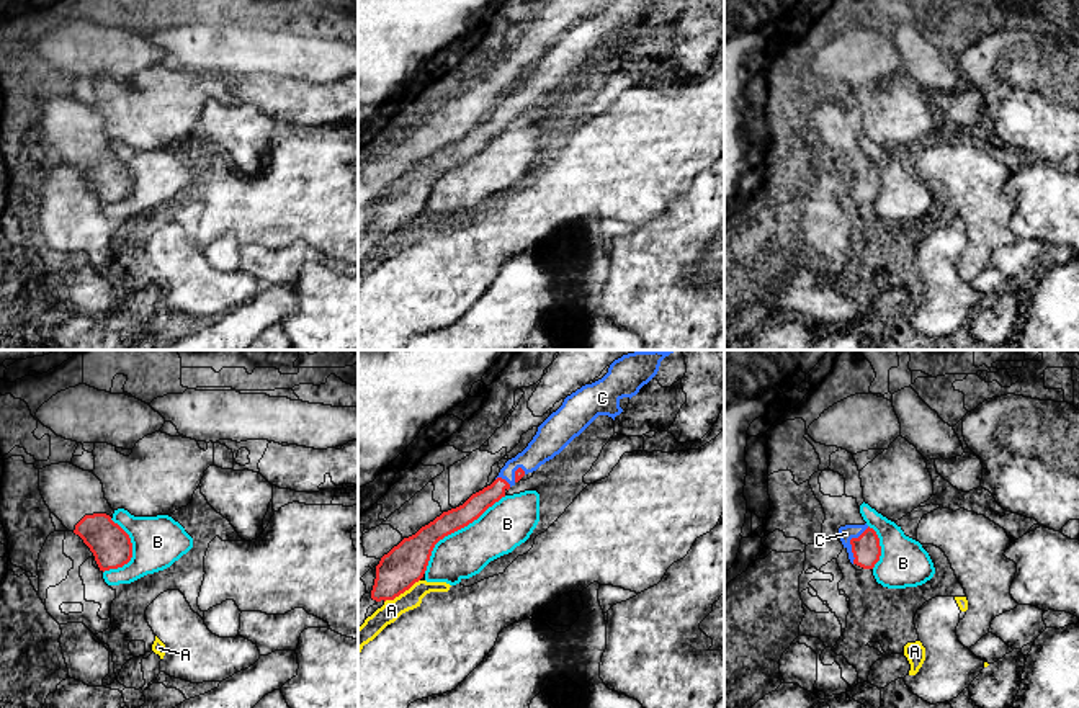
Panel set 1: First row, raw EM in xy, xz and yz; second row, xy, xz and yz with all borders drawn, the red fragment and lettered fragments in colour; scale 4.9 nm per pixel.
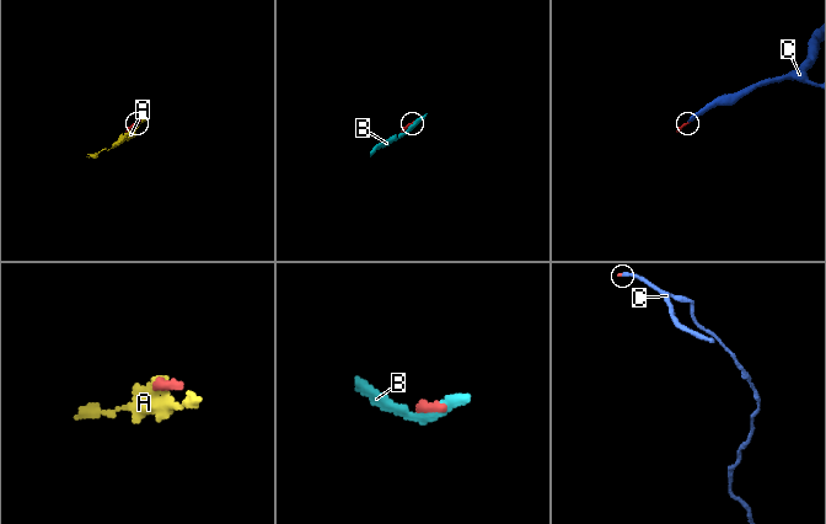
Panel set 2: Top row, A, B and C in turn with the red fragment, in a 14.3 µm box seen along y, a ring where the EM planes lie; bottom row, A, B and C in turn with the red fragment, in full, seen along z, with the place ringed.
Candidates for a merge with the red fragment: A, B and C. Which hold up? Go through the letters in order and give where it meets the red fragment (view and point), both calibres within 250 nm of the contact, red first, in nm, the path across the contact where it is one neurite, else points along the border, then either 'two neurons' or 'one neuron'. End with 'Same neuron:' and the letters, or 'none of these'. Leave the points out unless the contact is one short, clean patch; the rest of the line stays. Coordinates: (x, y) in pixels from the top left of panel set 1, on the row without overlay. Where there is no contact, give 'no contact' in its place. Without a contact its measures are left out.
A: meets red in xz at (401, 226); 200 nm thick on the red side, 100 nm on the other; border along xz (419, 213), (385, 236); two neurons
B: meets red in xz at (456, 164); 170 nm thick on the red side, 240 nm on the other; two neurons
C: meets red in yz at (850, 177); 140 nm thick on the red side, 80 nm on the other; runs through yz (865, 182), (860, 177), (850, 177), (846, 167); one neuron
Same neuron: C

